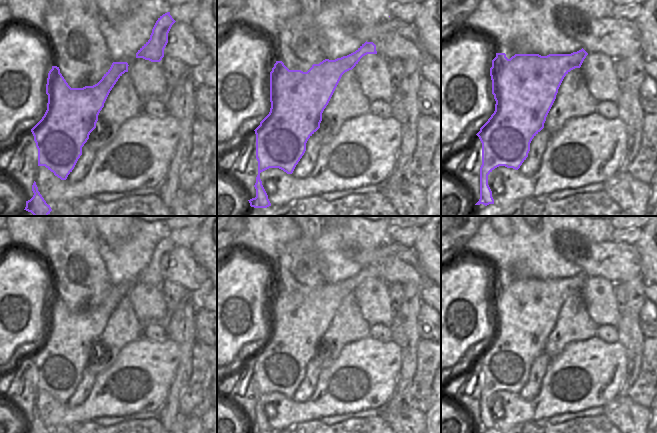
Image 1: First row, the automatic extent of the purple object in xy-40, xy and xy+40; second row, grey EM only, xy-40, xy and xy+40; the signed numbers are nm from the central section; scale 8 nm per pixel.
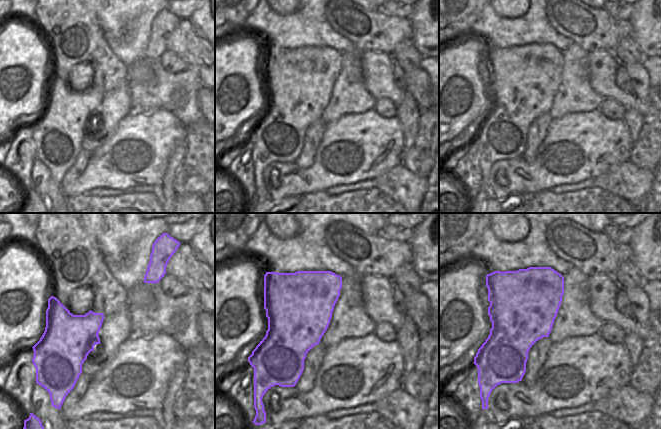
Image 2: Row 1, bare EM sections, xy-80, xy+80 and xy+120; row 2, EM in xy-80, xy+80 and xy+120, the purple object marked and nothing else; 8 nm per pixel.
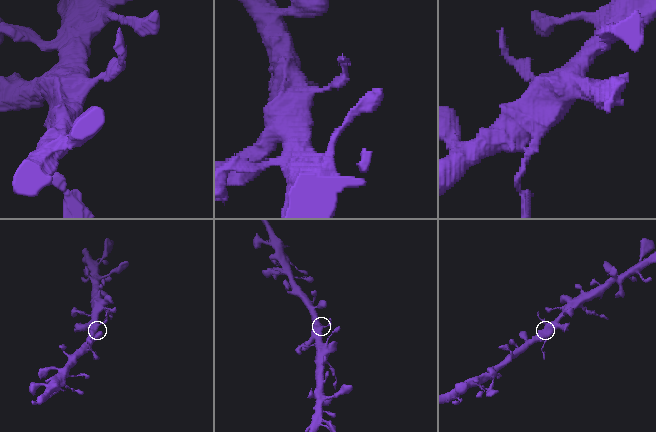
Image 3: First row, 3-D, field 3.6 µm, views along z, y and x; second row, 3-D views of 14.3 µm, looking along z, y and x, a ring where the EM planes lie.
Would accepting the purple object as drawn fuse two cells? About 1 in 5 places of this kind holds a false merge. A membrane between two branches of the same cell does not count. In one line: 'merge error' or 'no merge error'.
no merge error

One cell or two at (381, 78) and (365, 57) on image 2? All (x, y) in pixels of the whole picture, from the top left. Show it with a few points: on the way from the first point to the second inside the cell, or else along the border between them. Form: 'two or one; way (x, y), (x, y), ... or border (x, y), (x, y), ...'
one; way (377, 73), (377, 69), (370, 62)

